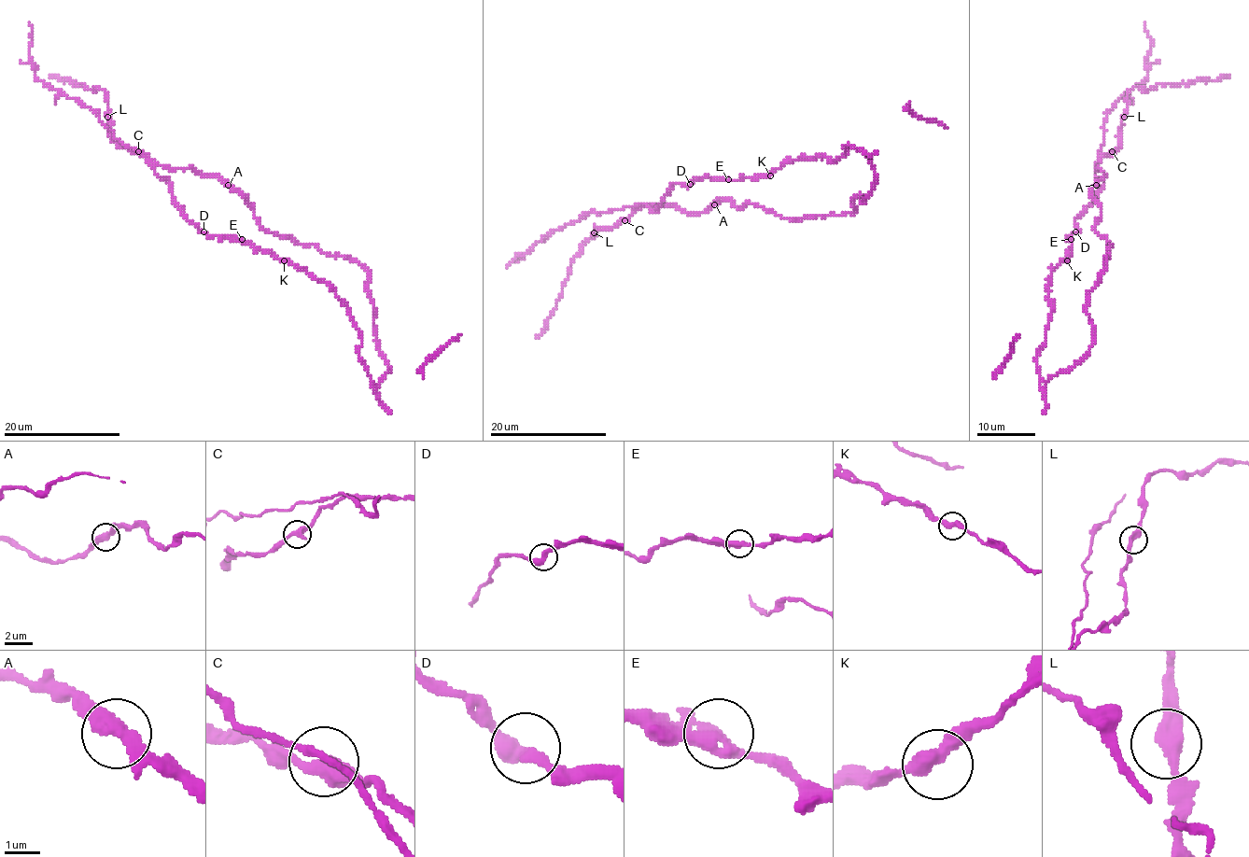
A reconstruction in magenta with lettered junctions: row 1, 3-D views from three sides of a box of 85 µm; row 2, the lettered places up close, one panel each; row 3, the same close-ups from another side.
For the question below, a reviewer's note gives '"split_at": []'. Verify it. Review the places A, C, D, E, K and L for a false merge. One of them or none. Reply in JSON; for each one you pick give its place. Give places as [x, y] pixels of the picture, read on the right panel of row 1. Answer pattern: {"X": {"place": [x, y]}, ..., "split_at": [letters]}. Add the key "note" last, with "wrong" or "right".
{"D": {"place": [1075, 231]}, "split_at": ["D"], "note": "wrong"}

